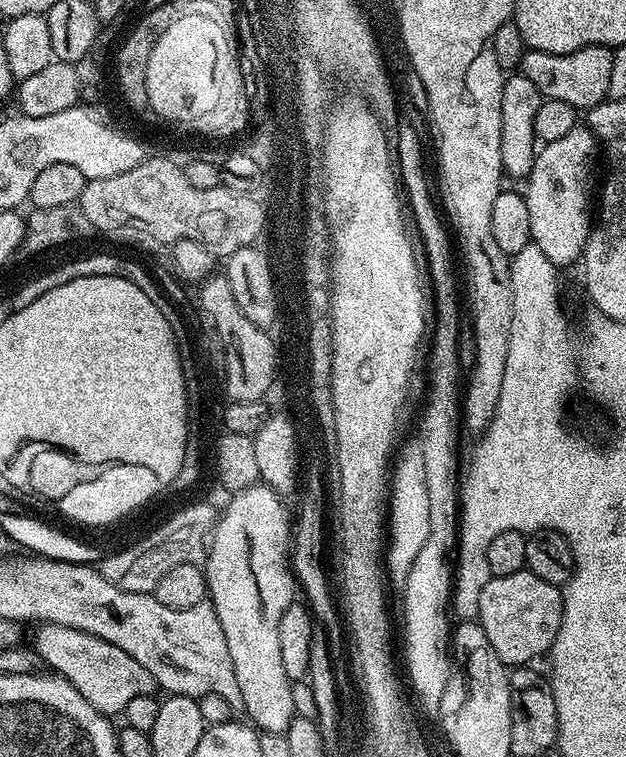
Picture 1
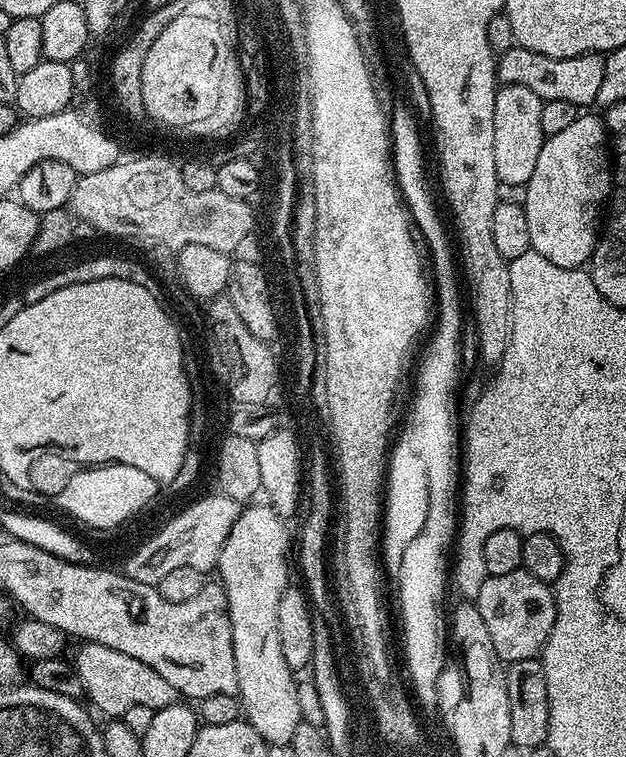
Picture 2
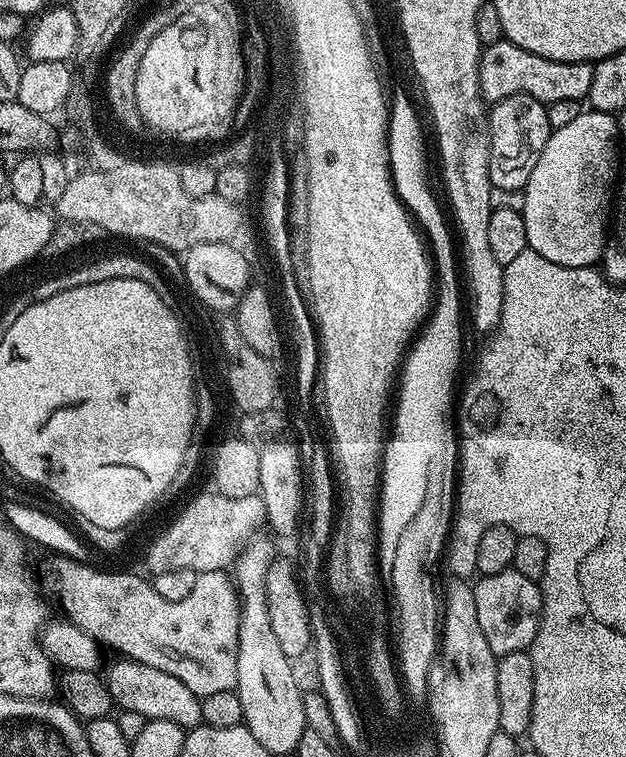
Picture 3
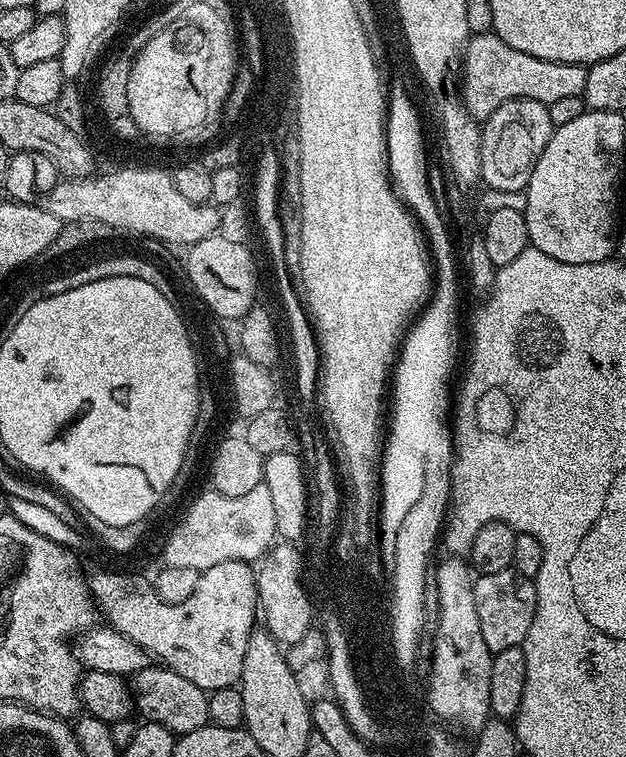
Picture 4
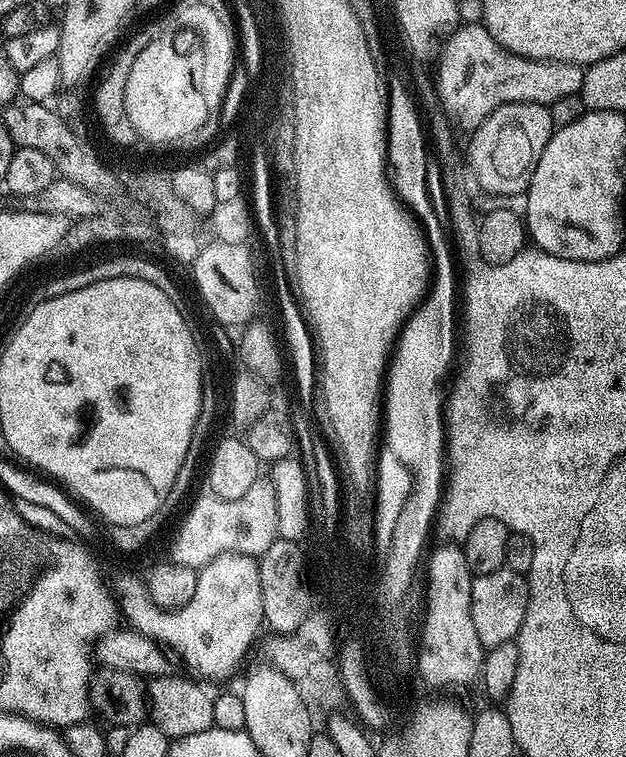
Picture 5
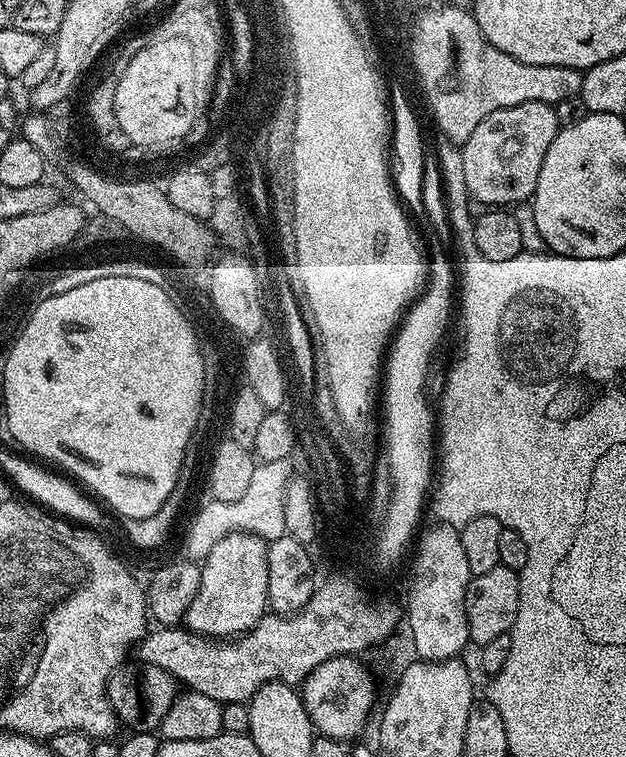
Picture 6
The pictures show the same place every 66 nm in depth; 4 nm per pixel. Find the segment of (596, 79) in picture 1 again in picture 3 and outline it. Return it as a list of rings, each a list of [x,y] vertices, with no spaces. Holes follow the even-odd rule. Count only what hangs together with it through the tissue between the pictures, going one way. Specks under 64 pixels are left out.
[[[506,39],[487,45],[480,54],[480,95],[488,102],[505,100],[514,94],[526,94],[530,98],[540,100],[545,106],[567,100],[583,101],[588,95],[592,79],[594,79],[594,67],[591,63],[554,62],[550,58],[530,54],[530,50],[522,50],[522,46],[514,46]]]

